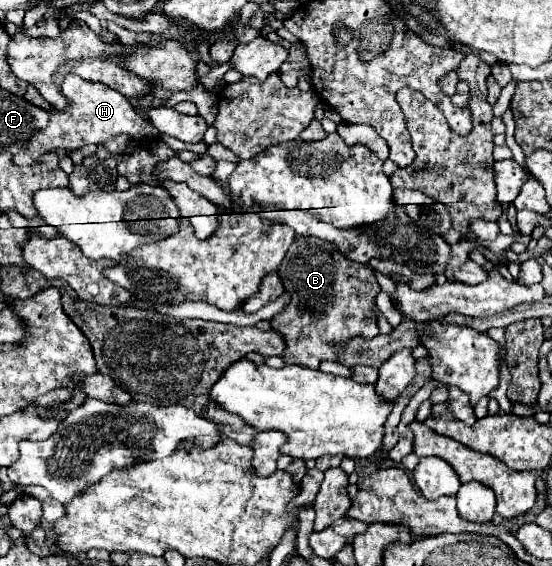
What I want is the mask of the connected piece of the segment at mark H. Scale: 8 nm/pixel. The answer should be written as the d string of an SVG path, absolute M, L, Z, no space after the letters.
M65 75L61 93L69 99L69 105L63 111L51 111L49 123L43 129L43 135L53 141L55 147L63 147L67 151L81 149L85 145L97 145L105 143L107 139L127 133L135 139L155 139L159 133L157 129L143 119L141 115L135 113L133 105L115 89L103 85L103 83L93 83L85 81L77 75Z

